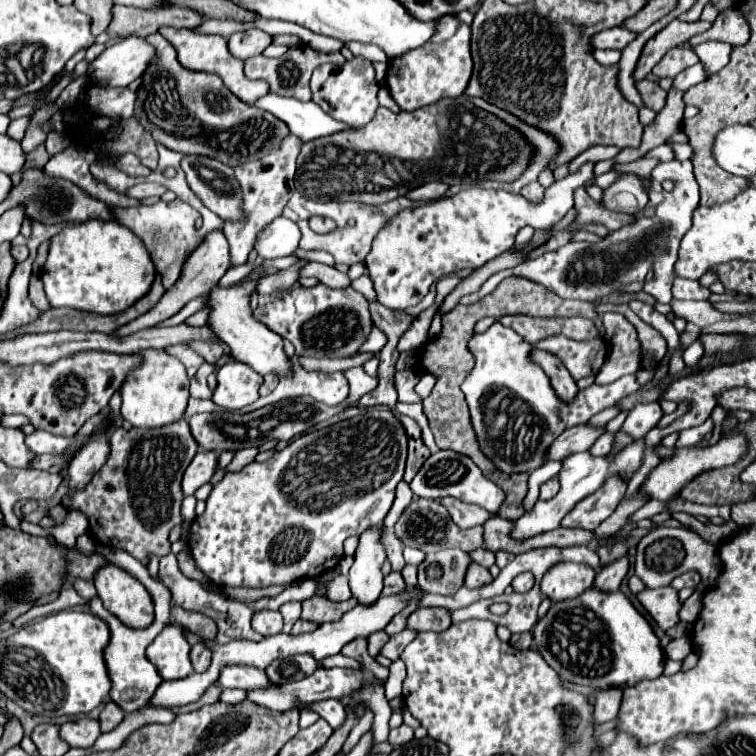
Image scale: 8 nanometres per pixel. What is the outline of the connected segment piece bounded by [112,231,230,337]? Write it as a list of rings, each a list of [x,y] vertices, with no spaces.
[[[212,231],[212,233],[208,233],[208,237],[204,239],[204,243],[192,253],[192,257],[188,257],[188,261],[186,261],[186,265],[184,265],[184,269],[182,269],[182,275],[178,277],[176,285],[172,285],[172,289],[168,289],[168,291],[164,293],[164,297],[156,303],[156,307],[152,307],[152,309],[150,309],[148,313],[144,313],[142,317],[130,321],[128,325],[120,327],[120,329],[118,329],[116,333],[112,333],[112,335],[122,335],[122,337],[126,337],[126,335],[132,335],[132,333],[136,333],[136,331],[154,327],[154,325],[158,325],[160,321],[164,321],[164,319],[176,315],[188,301],[192,301],[194,297],[206,293],[208,289],[212,289],[212,285],[216,285],[216,283],[222,279],[222,275],[228,271],[228,267],[230,267],[230,257],[228,257],[228,241],[226,241],[224,233],[222,233],[222,231]]]

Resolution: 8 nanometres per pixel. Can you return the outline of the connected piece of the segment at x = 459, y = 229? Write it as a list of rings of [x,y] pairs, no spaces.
[[[584,163],[584,165],[580,165],[578,171],[568,173],[564,179],[560,179],[552,187],[548,187],[544,201],[540,201],[536,205],[526,201],[522,195],[510,195],[502,189],[496,191],[496,189],[476,189],[474,187],[474,189],[460,191],[450,199],[438,199],[434,203],[420,205],[416,209],[400,211],[376,235],[376,239],[372,243],[372,251],[366,257],[366,267],[370,271],[370,279],[374,281],[378,301],[382,305],[386,305],[390,309],[398,309],[398,311],[412,307],[428,293],[430,285],[436,283],[440,277],[460,271],[464,267],[476,269],[476,267],[484,265],[486,261],[494,259],[496,255],[504,253],[506,249],[510,249],[514,245],[514,237],[520,227],[524,227],[524,225],[532,225],[534,229],[552,227],[574,207],[574,191],[578,187],[586,185],[586,181],[590,181],[592,177],[594,177],[594,163]]]

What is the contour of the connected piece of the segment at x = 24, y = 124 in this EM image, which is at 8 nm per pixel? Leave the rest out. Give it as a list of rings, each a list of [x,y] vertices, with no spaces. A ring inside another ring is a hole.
[[[32,117],[14,119],[14,121],[10,123],[10,127],[8,127],[8,135],[10,135],[12,139],[16,139],[16,141],[22,141],[24,135],[26,135],[26,131],[28,131],[28,127],[30,127],[30,123],[32,123]]]

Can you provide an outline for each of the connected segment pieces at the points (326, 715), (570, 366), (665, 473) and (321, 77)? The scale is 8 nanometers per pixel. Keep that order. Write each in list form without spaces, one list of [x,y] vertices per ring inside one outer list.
[[[324,699],[324,701],[316,701],[314,705],[296,705],[298,711],[304,711],[304,709],[310,709],[314,713],[318,713],[322,719],[328,721],[328,725],[332,729],[340,727],[346,719],[346,713],[344,713],[344,705],[336,699]]]
[[[556,335],[556,337],[538,341],[536,347],[554,353],[564,363],[564,367],[570,371],[574,381],[586,375],[596,375],[606,355],[606,343],[602,339],[572,341],[564,335]]]
[[[728,433],[728,437],[720,437],[714,445],[708,445],[708,447],[698,447],[698,445],[674,447],[674,455],[664,457],[660,465],[652,469],[652,473],[648,473],[648,481],[644,481],[644,485],[640,487],[640,497],[658,499],[666,503],[672,497],[676,497],[680,489],[684,489],[684,485],[688,485],[688,481],[696,477],[696,473],[704,473],[704,469],[718,469],[724,465],[734,465],[734,461],[740,461],[740,457],[744,457],[744,449],[748,449],[748,441],[744,441],[740,433]]]
[[[354,57],[352,61],[346,61],[340,67],[330,63],[320,65],[318,69],[314,69],[310,89],[314,103],[318,103],[326,113],[330,113],[338,121],[344,121],[350,127],[364,127],[378,109],[376,93],[380,87],[374,79],[374,67],[362,57]]]

